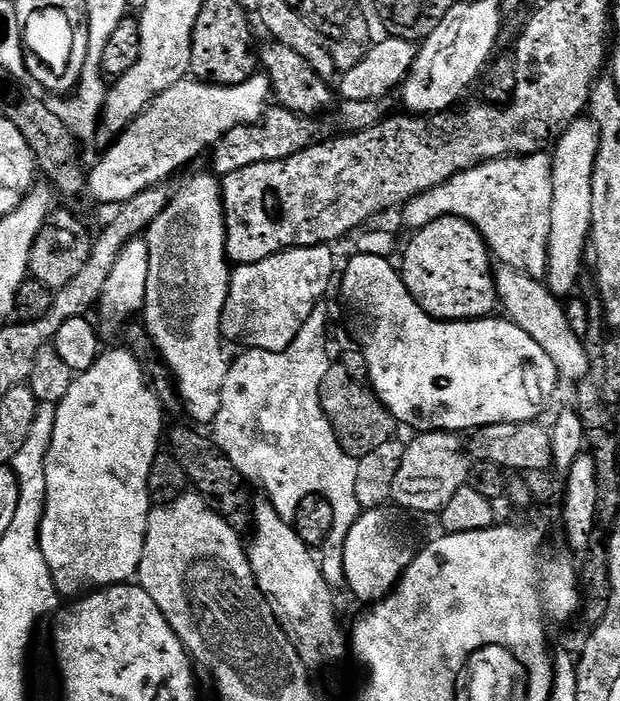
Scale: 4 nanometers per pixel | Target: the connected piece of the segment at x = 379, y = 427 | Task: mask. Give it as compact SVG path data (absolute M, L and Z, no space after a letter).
M334 362L328 368L320 387L320 408L334 430L340 450L348 456L359 458L370 454L370 450L378 450L378 446L390 442L397 435L398 421L368 384L356 380L352 369L345 363Z

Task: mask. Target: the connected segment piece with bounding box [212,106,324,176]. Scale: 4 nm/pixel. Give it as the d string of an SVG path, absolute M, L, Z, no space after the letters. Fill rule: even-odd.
M269 107L260 124L235 127L215 145L212 152L214 154L213 173L225 176L237 173L246 166L257 165L259 162L280 161L282 158L292 157L294 153L310 147L311 144L319 143L323 139L324 133L318 121L319 119L315 117L299 116L288 108Z

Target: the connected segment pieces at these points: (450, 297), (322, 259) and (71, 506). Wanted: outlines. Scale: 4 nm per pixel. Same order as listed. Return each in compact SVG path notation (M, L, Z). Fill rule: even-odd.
M447 216L417 227L414 235L404 252L402 275L425 314L436 320L483 320L497 311L494 260L487 242L473 224Z
M326 244L288 248L262 262L235 265L231 269L232 281L222 310L221 337L228 342L244 344L240 346L245 349L281 352L289 348L314 308L325 299L332 275L335 272L337 275L338 264L336 268L332 251Z
M124 346L112 348L109 352L108 349L101 351L100 356L94 362L94 366L90 366L90 370L79 373L73 379L70 394L66 394L66 398L62 398L62 402L56 405L54 434L48 452L44 456L46 490L44 491L44 517L40 523L40 549L42 550L42 556L46 558L46 564L50 566L54 586L61 597L72 596L68 598L76 598L93 590L111 588L113 584L126 584L139 573L142 550L146 542L146 530L148 529L148 513L150 511L148 479L150 478L154 458L162 448L162 437L166 432L164 415L166 415L165 409L156 396L156 392L152 389L149 377L146 375L145 365L141 364L139 358Z

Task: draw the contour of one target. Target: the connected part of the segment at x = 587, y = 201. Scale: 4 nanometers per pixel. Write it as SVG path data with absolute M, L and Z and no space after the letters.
M581 118L561 132L555 141L552 157L552 201L550 202L550 238L548 239L548 289L557 298L573 295L580 271L584 268L584 252L589 251L592 234L590 182L594 178L594 158L598 154L598 130L591 119Z

